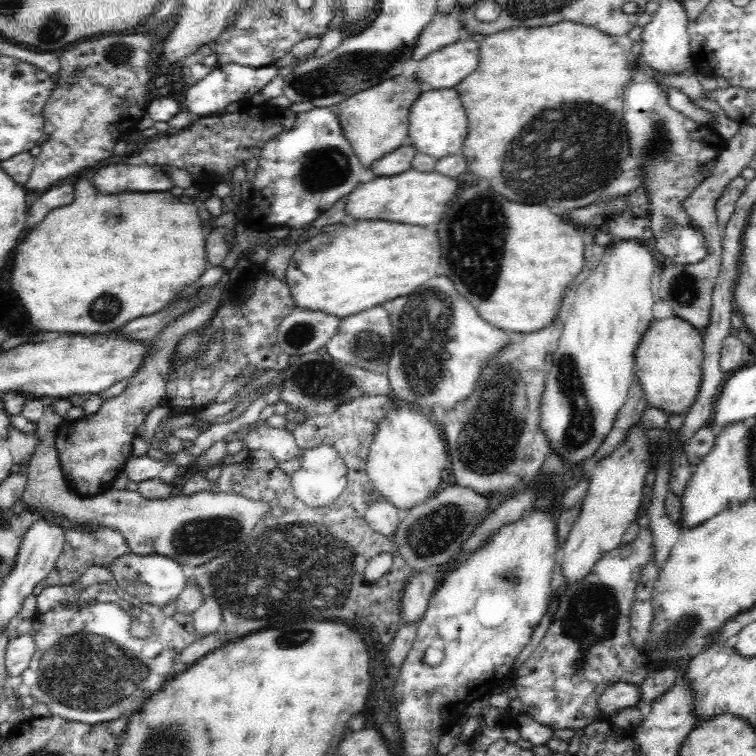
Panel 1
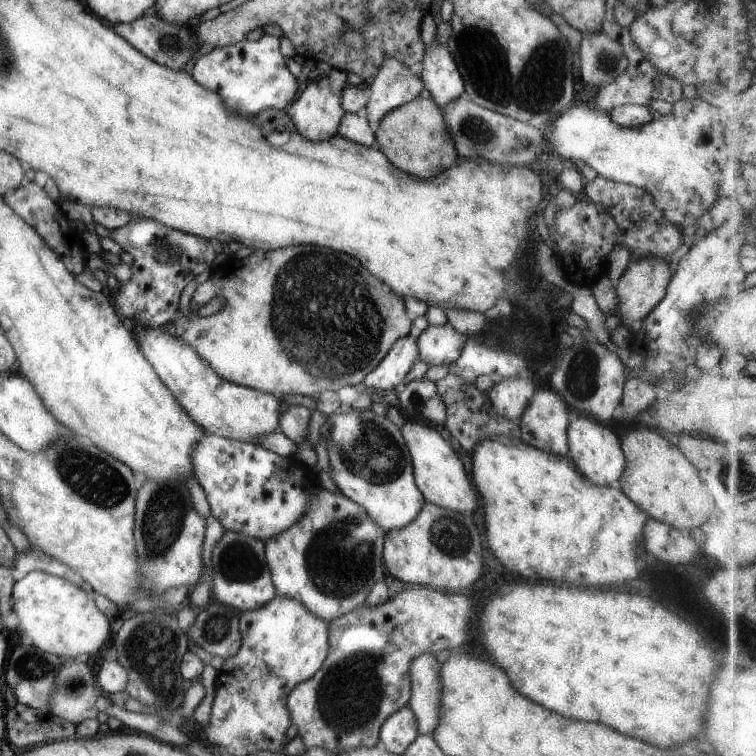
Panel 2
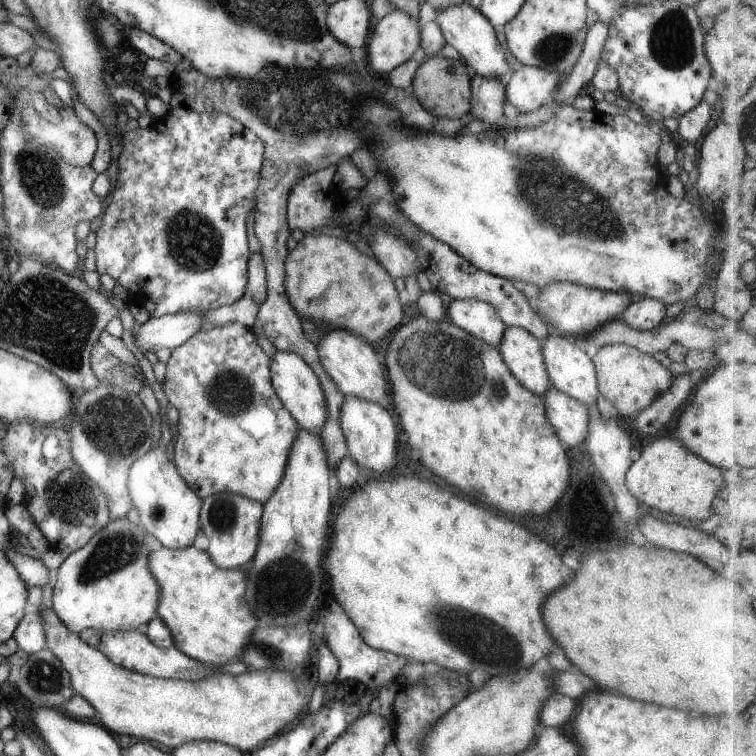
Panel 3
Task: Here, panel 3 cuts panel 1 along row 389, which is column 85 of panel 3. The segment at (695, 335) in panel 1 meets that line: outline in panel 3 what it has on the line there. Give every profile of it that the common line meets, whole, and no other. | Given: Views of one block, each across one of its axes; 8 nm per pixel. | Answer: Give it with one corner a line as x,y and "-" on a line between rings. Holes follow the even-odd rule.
53,607
39,610
42,614
42,624
46,632
46,646
64,666
71,676
72,688
76,694
86,698
98,712
101,724
112,734
126,734
138,741
158,742
170,750
194,740
206,740
229,744
242,752
253,752
258,744
268,743
286,729
291,728
297,720
307,712
315,686
311,684
307,668
297,672
282,672
282,670
253,670
240,675
230,673
212,674
198,681
180,679
154,678
129,671
127,668
112,664
100,650
89,646
78,634
70,632
58,618

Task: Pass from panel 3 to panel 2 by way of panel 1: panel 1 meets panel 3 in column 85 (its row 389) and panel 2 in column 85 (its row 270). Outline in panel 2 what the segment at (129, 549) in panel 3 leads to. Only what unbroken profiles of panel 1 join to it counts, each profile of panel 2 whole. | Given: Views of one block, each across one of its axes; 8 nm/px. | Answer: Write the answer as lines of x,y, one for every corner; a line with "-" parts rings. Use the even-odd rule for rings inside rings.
30,571
13,584
11,596
19,618
18,634
29,636
41,651
74,658
79,654
96,654
106,646
110,621
77,584
44,571

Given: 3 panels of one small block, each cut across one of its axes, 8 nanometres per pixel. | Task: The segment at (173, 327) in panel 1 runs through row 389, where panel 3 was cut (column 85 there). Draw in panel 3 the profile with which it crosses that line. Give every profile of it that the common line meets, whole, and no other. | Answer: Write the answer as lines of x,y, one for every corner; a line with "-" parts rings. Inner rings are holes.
73,106
64,107
60,124
40,122
42,132
38,132
34,140
54,146
68,164
85,167
94,158
97,138
94,130
82,123
72,109

